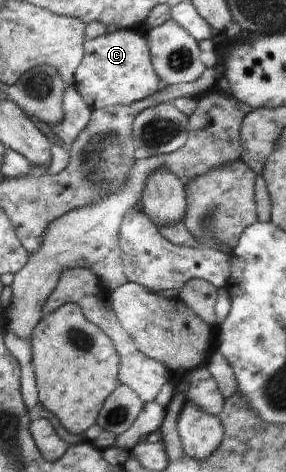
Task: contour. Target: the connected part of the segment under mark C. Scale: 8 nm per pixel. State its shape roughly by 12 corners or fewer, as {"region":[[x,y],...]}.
{"region":[[86,38],[72,85],[93,110],[162,87],[146,39]]}

